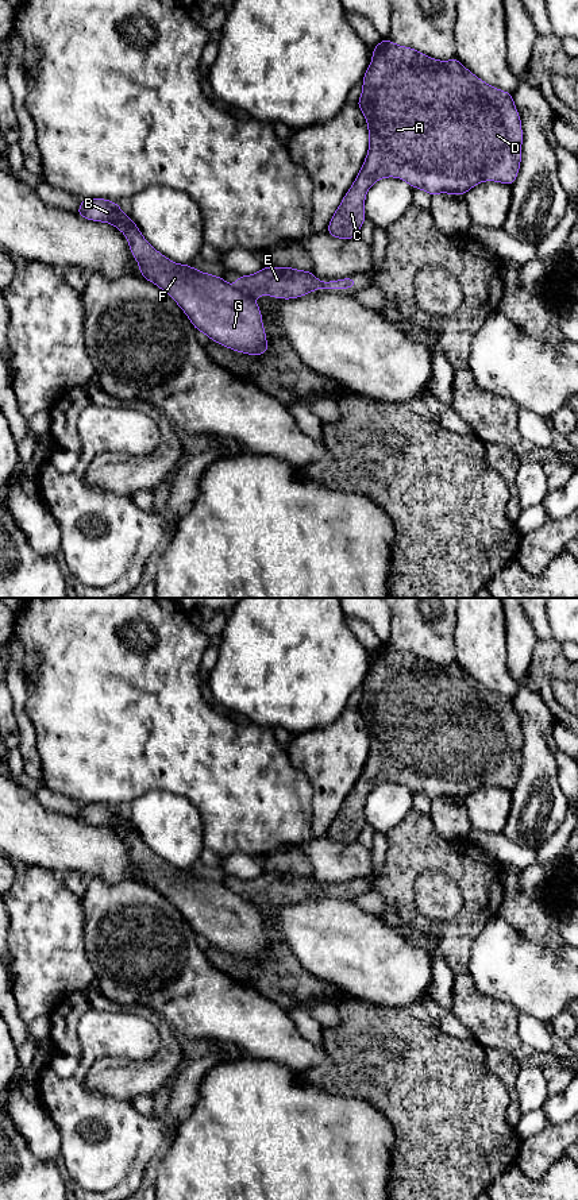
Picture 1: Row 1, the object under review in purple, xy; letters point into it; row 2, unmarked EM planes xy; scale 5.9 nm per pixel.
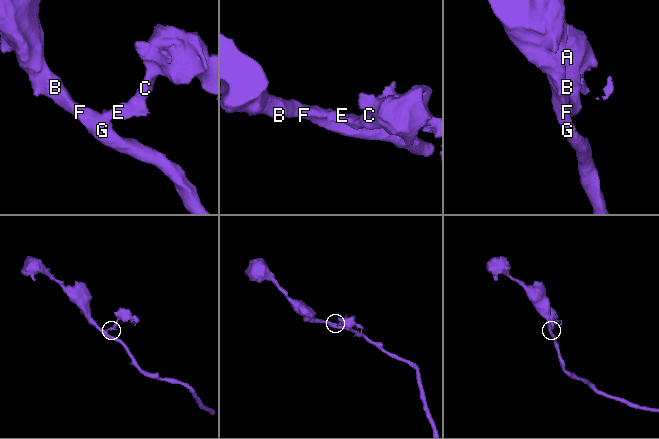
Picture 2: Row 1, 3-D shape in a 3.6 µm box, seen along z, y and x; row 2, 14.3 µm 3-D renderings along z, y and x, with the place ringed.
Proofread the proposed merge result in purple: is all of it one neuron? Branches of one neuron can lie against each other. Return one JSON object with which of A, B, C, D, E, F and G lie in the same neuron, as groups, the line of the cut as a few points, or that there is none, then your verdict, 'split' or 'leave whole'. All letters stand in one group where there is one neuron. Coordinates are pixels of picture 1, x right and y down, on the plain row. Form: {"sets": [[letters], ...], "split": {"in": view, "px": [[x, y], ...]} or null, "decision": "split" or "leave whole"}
{"sets": [["A", "C", "D", "E"], ["B", "F", "G"]], "split": {"in": "xy", "px": [[238, 892], [247, 899]]}, "decision": "split"}

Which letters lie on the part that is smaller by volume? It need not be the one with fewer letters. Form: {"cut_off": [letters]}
{"cut_off": ["A", "C", "D", "E"]}

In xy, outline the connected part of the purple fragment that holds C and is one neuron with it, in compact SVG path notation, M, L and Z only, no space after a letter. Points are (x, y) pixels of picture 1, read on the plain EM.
M382 644L373 653L362 688L357 710L366 722L369 756L325 834L331 841L344 845L358 841L366 826L363 810L367 795L381 783L401 783L431 800L463 800L479 787L512 791L516 786L523 734L513 699L482 686L456 661L443 667Z

